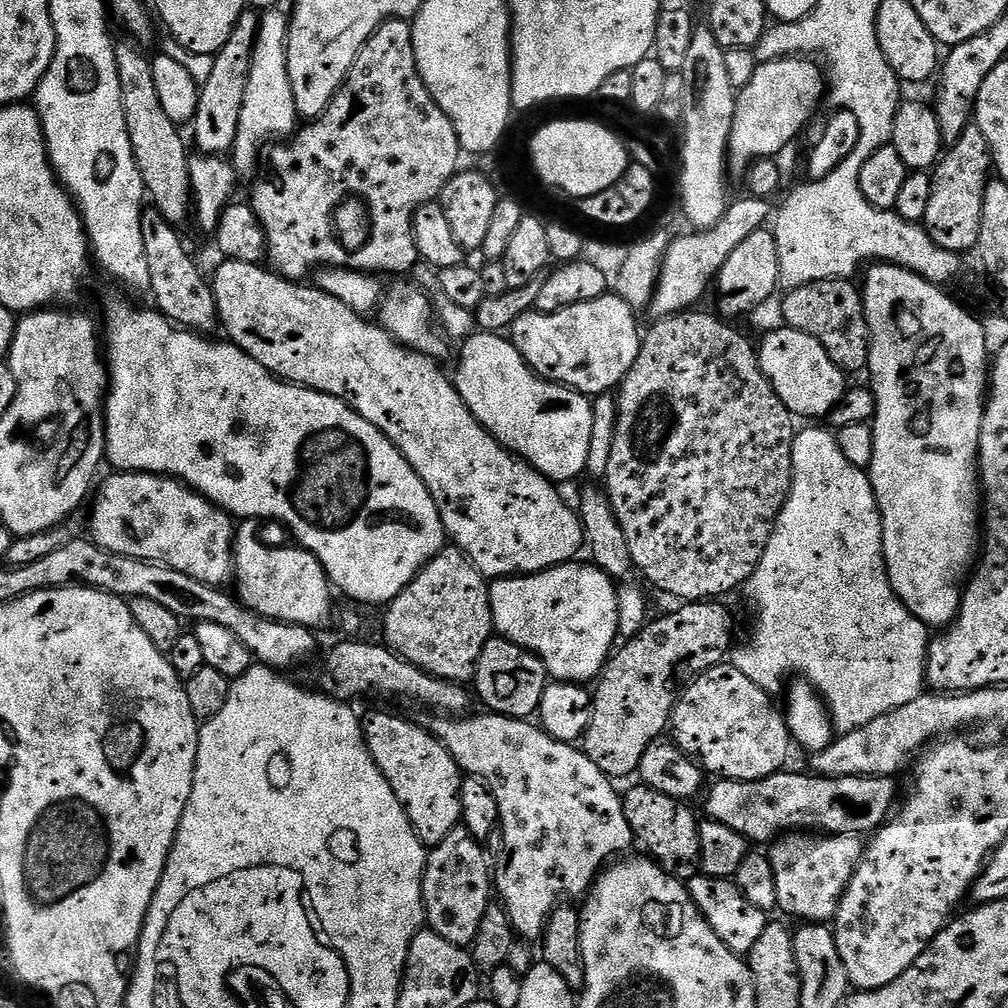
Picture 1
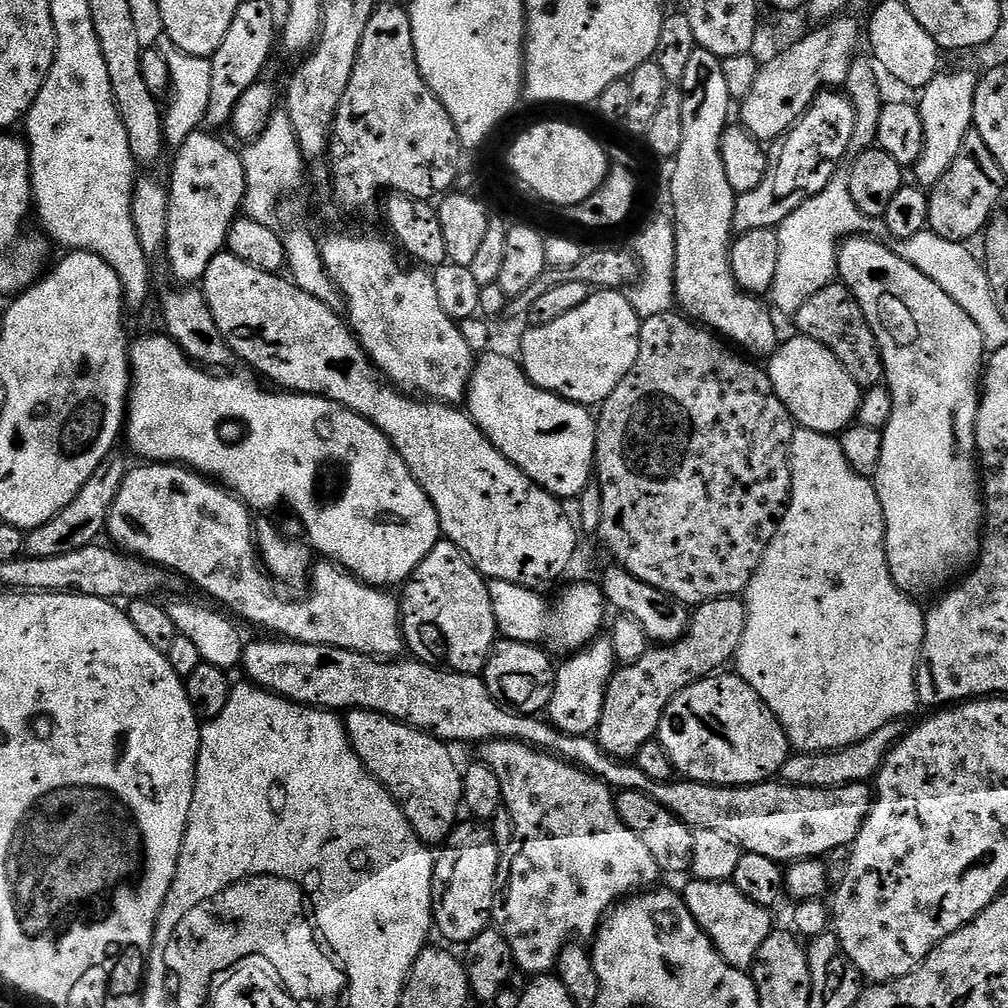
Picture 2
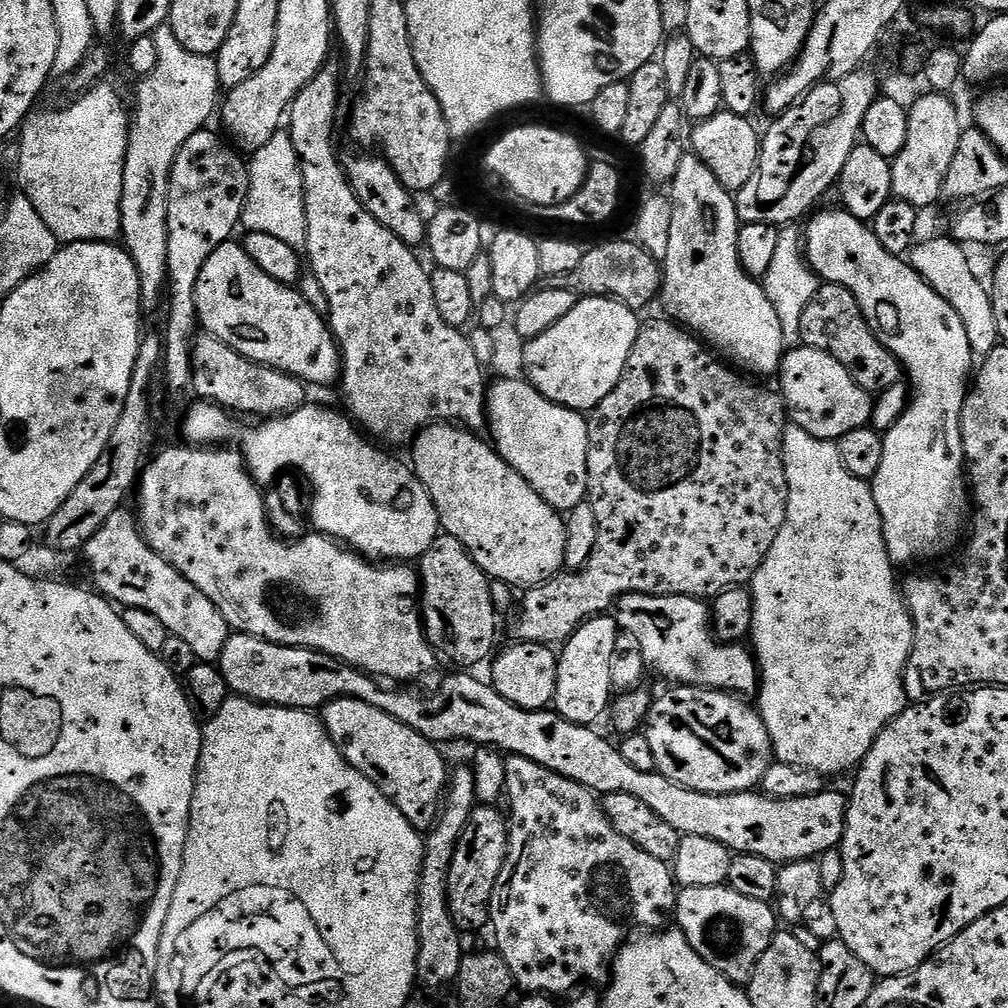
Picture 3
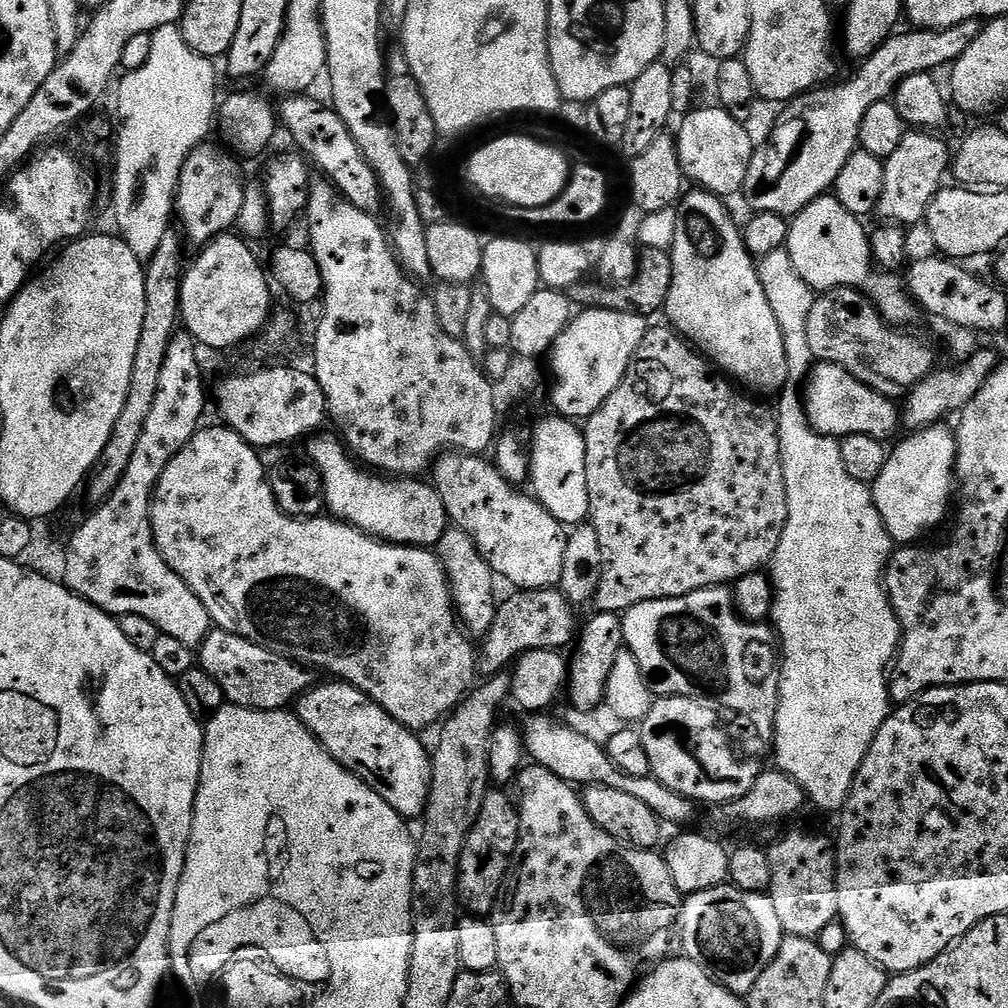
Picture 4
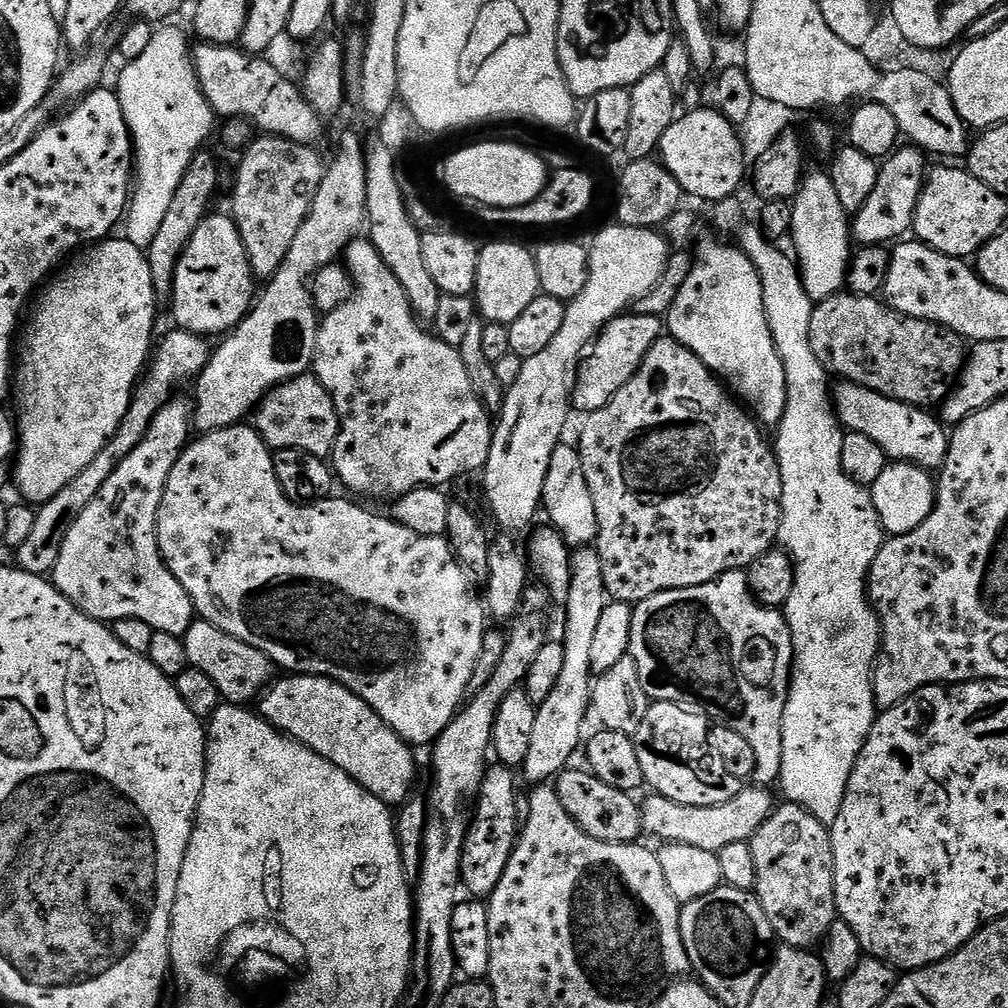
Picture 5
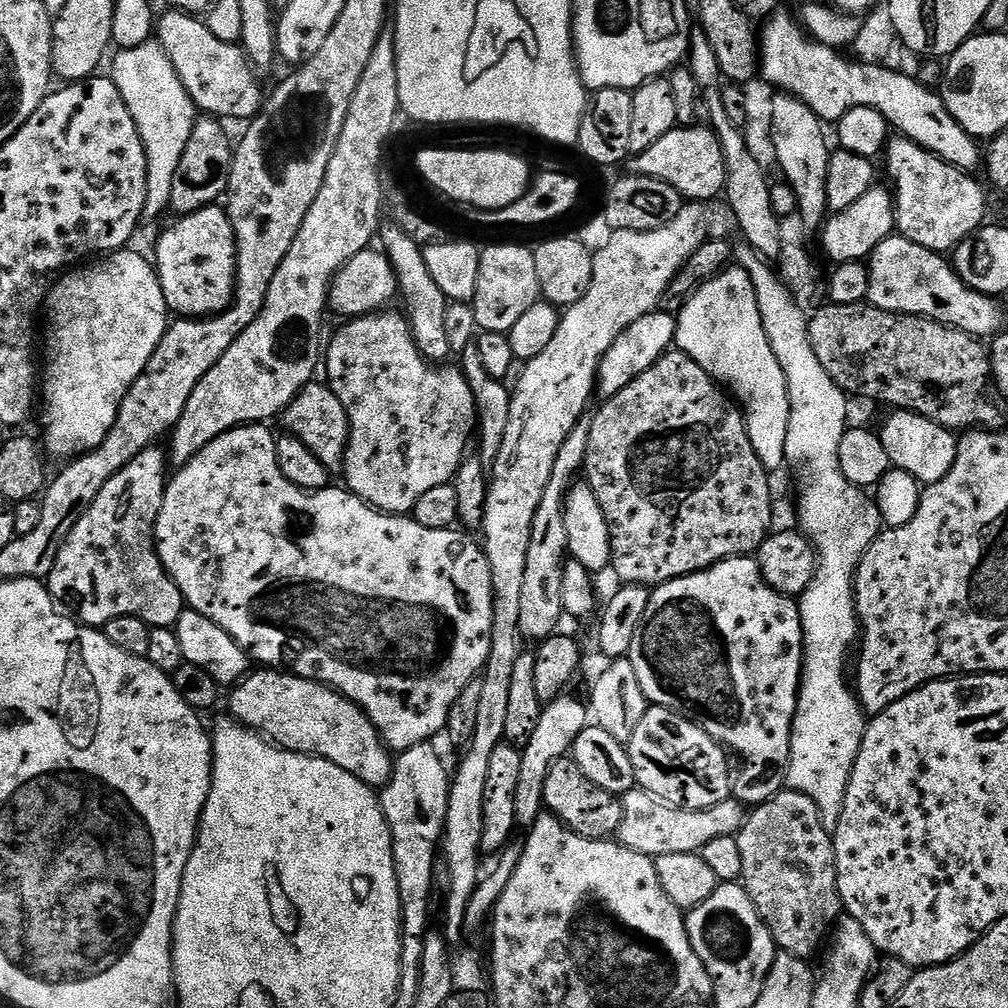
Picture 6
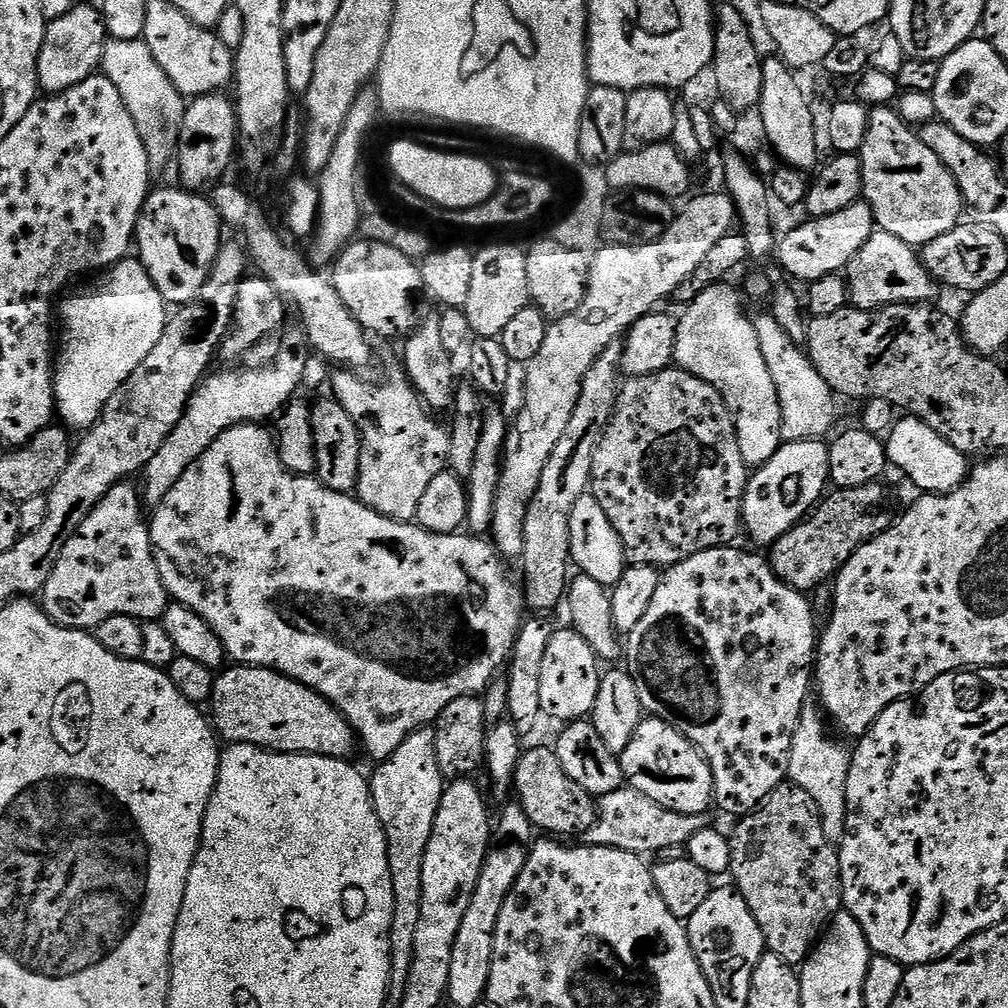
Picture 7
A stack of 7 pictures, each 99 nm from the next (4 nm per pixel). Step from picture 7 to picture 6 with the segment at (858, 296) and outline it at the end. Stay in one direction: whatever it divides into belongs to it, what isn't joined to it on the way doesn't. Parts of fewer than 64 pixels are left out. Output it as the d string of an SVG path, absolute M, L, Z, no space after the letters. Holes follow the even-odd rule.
M899 234L885 238L866 261L870 274L870 290L867 303L887 312L901 312L904 316L924 316L928 320L936 320L939 324L949 324L963 332L969 332L977 338L992 338L1005 331L1004 308L1001 301L994 296L987 296L969 288L958 275L955 268L941 253L930 250L926 246L918 246L918 242L910 242Z

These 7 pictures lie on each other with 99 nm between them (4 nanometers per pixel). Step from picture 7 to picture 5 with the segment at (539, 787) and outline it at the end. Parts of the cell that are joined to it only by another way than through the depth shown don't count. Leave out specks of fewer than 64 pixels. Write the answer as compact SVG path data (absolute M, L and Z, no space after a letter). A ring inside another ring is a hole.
M569 766L555 777L554 787L558 798L562 798L562 806L566 806L566 814L582 826L582 830L590 838L598 838L611 844L635 844L641 839L644 827L637 797L630 792L614 790L614 786L606 786L602 778L594 773Z

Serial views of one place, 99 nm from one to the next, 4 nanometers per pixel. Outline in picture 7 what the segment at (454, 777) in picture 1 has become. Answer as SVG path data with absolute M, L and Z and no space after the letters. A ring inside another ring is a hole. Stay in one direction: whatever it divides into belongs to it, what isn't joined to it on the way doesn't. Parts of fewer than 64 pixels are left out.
M225 667L214 682L211 708L210 723L217 737L228 744L252 744L269 752L290 752L294 756L333 756L339 760L351 757L351 752L358 748L356 731L329 700L272 668Z

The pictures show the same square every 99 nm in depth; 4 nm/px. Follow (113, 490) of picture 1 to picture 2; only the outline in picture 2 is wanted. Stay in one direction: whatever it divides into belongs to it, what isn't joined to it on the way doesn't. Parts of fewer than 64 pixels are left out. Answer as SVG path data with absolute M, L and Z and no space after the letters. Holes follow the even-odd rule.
M148 462L140 467L144 468L133 467L129 471L108 515L106 532L107 535L112 535L111 543L117 549L147 560L149 564L158 564L161 568L184 577L189 585L197 584L202 591L209 592L217 600L217 605L225 604L220 606L227 609L233 617L241 621L244 619L248 624L257 624L268 631L265 633L275 634L285 641L329 644L377 658L396 658L401 655L405 643L400 630L400 605L397 597L388 593L391 591L363 583L352 573L331 562L320 562L310 573L308 593L305 594L304 601L295 604L292 600L283 600L276 593L277 585L260 563L256 551L254 516L244 501L209 477L179 464Z

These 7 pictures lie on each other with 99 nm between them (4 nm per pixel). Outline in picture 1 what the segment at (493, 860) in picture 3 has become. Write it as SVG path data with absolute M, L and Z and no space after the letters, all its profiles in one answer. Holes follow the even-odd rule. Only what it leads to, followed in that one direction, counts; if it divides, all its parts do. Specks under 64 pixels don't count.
M461 826L450 830L450 834L446 834L446 838L442 838L442 842L429 851L428 861L424 867L422 894L427 927L434 934L446 938L446 942L462 949L467 949L475 942L483 915L486 914L494 896L494 876L490 871L490 864L488 868L488 856L484 853L484 848L485 845L476 840L474 834L470 834L470 830Z

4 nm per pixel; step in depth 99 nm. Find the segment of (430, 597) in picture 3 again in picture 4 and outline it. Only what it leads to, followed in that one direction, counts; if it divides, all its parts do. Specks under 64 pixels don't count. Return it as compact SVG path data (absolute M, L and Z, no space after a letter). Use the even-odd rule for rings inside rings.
M449 526L444 531L442 538L435 543L434 551L440 557L444 573L448 575L456 615L461 625L473 637L483 638L494 623L498 605L498 597L496 598L498 580L491 566L486 562L486 558L482 558L478 546L474 546L474 538L470 538L470 534L455 526Z

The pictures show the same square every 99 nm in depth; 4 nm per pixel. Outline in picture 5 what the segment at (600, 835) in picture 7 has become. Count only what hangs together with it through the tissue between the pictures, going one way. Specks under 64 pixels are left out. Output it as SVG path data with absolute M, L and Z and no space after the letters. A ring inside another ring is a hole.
M764 786L741 787L730 802L718 802L718 806L686 806L682 802L674 802L665 796L648 794L640 804L642 826L647 835L657 836L657 841L682 846L695 846L702 850L718 853L722 846L730 846L734 842L749 842L752 836L770 818L778 800L771 796Z

